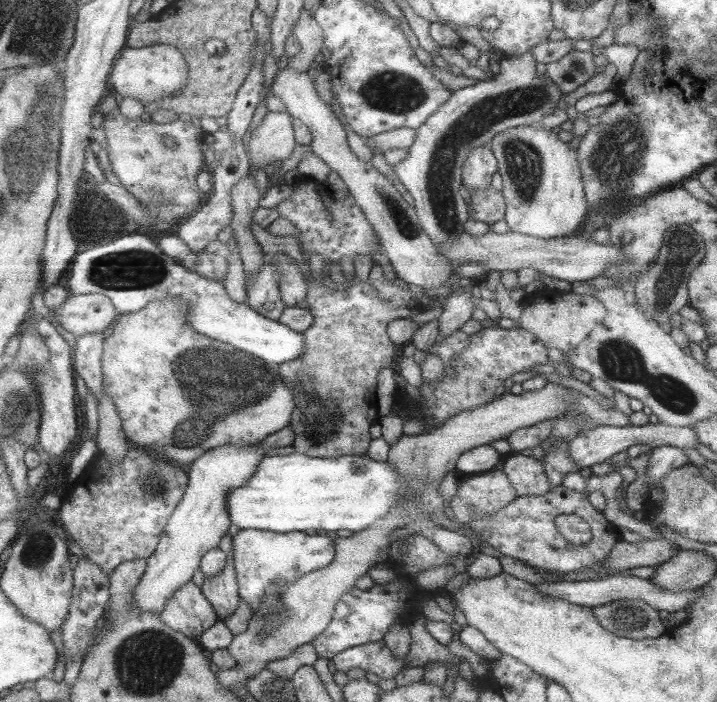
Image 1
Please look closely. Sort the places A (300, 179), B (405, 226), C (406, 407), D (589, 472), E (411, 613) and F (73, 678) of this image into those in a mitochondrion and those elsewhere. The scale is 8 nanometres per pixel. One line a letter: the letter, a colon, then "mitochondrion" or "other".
A: other
B: mitochondrion
C: mitochondrion
D: other
E: other
F: other

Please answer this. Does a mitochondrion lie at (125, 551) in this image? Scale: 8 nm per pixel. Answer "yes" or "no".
no

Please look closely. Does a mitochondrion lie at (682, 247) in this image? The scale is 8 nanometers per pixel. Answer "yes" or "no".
yes

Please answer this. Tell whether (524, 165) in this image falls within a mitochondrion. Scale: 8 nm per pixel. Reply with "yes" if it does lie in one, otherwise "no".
yes

